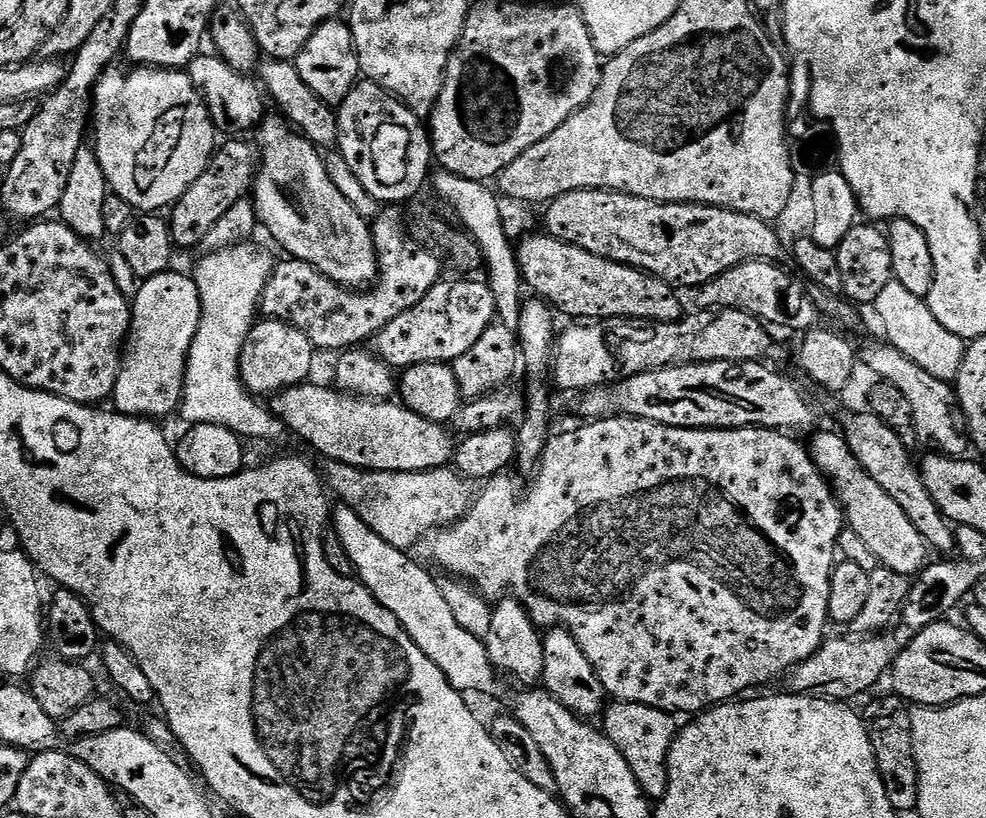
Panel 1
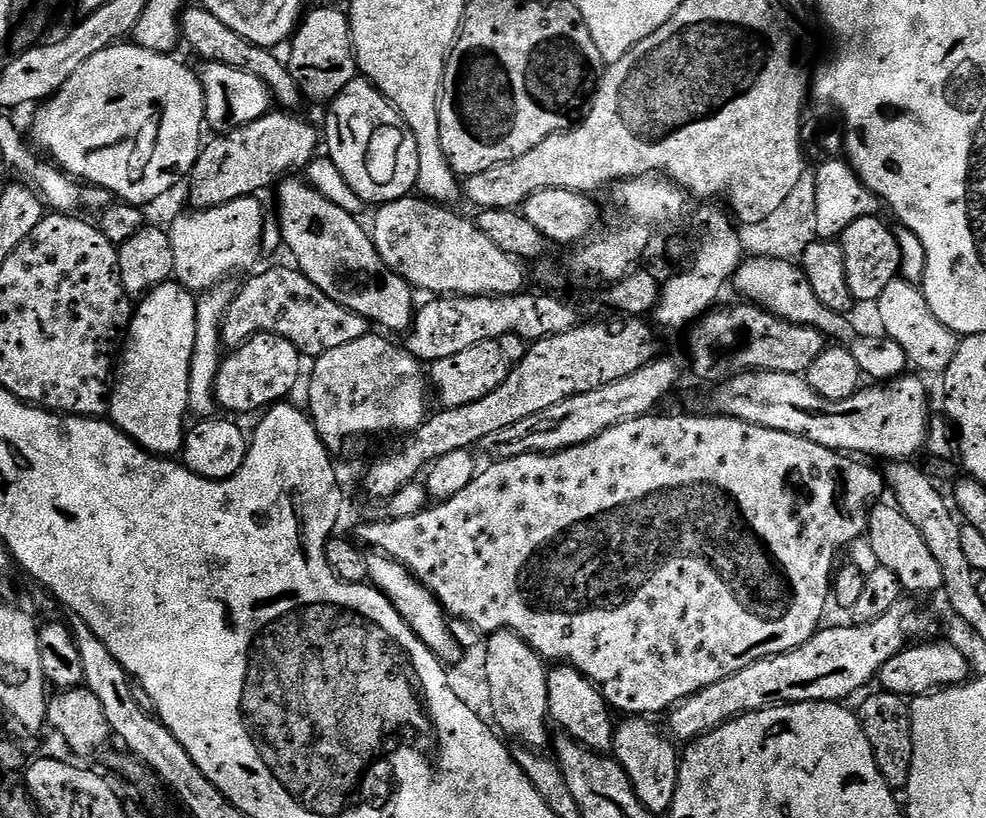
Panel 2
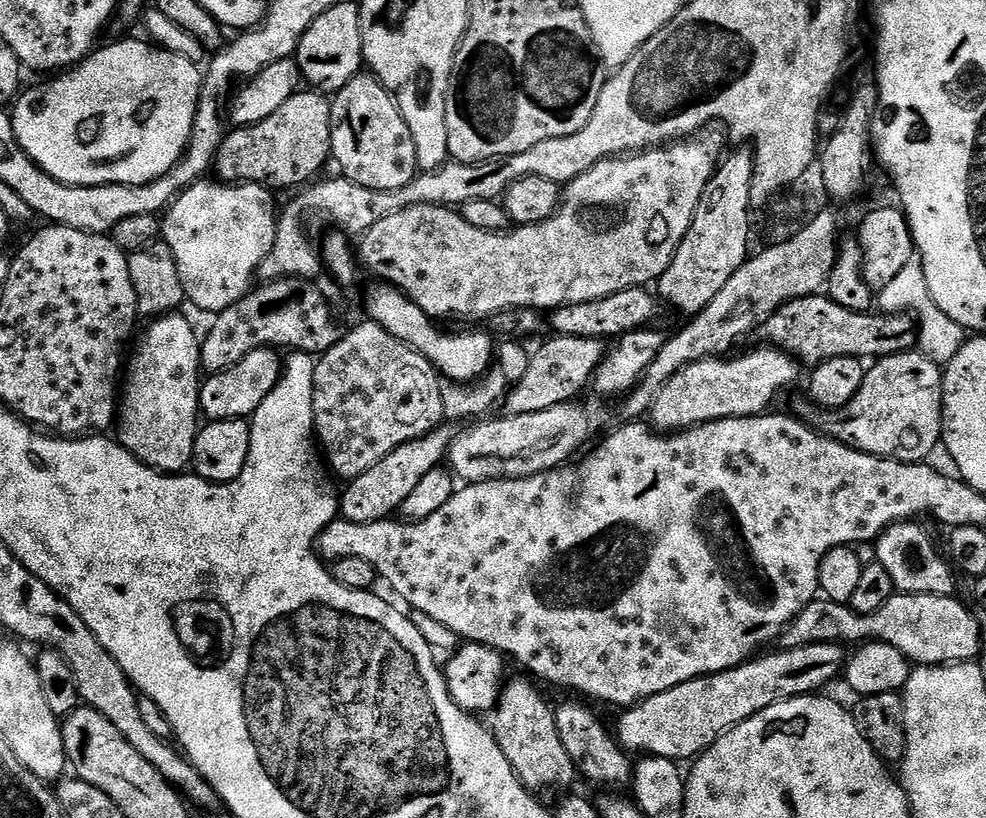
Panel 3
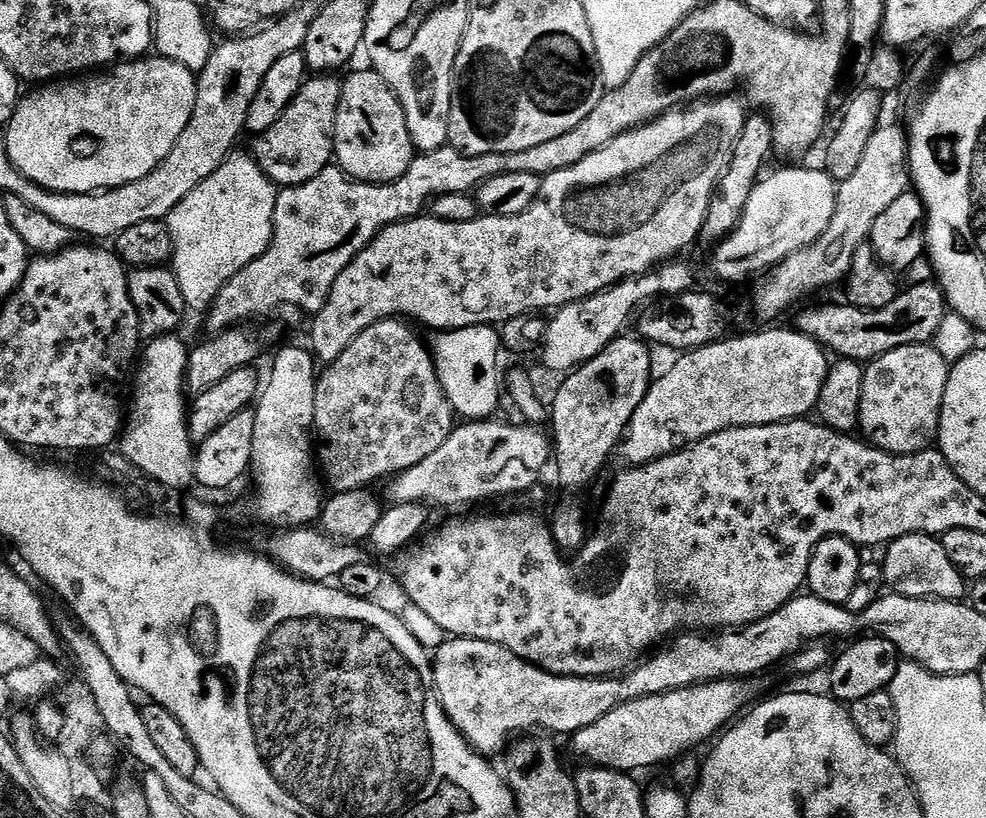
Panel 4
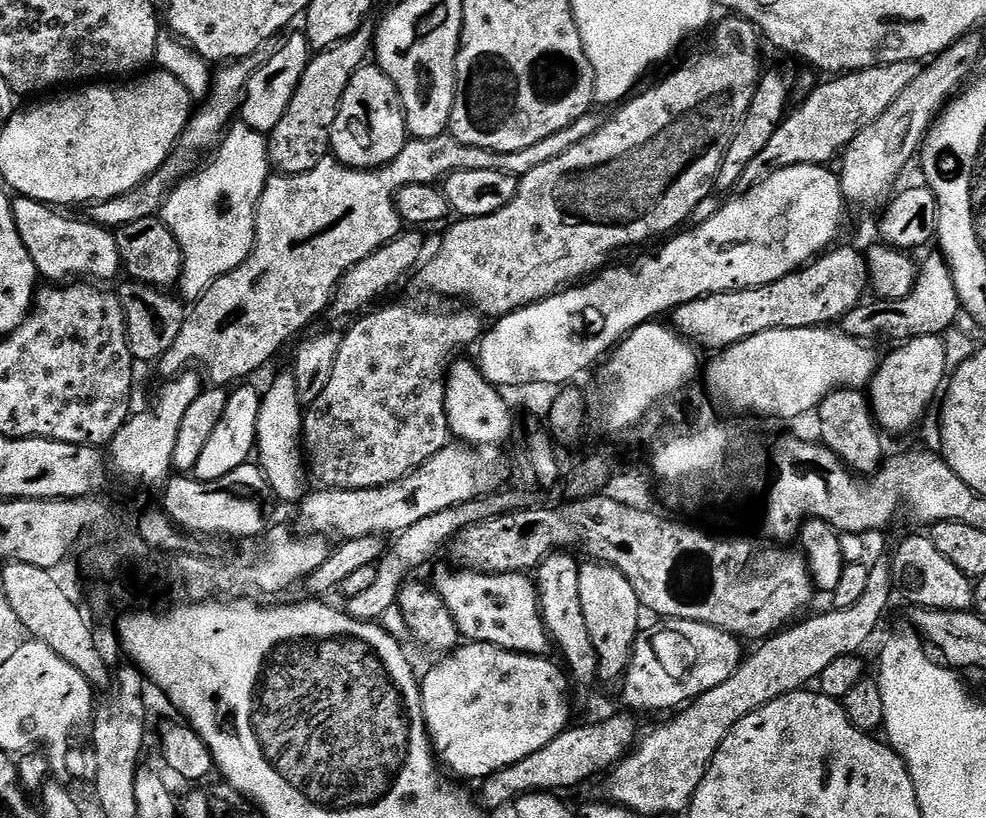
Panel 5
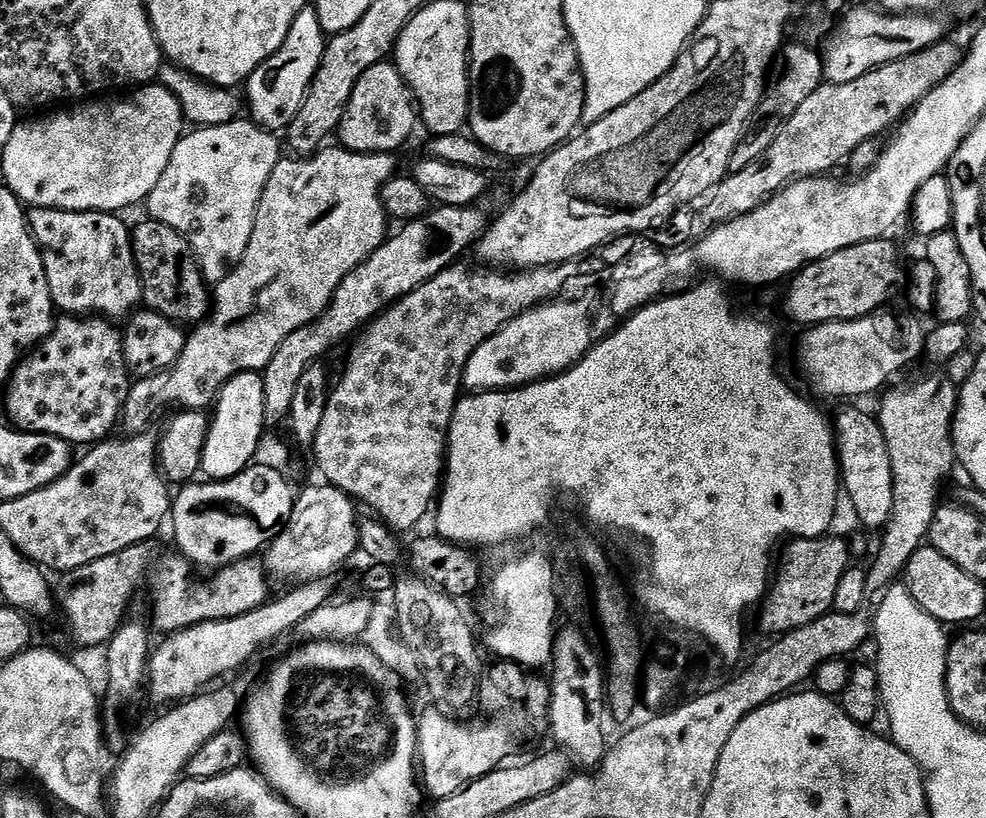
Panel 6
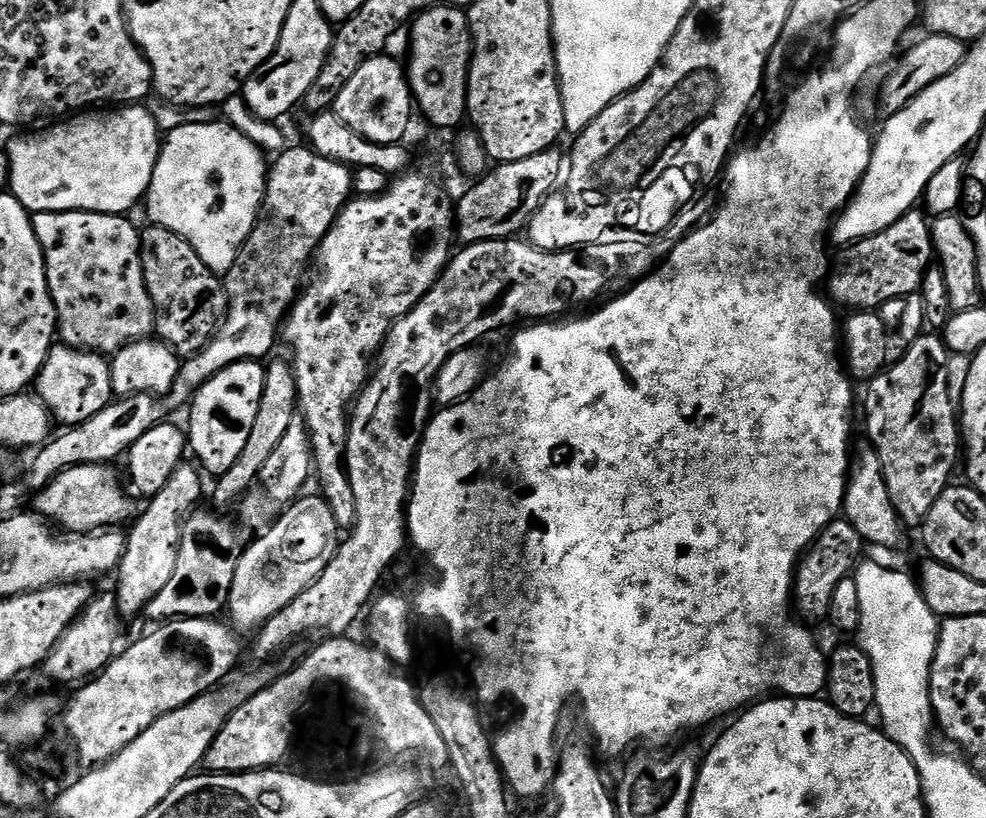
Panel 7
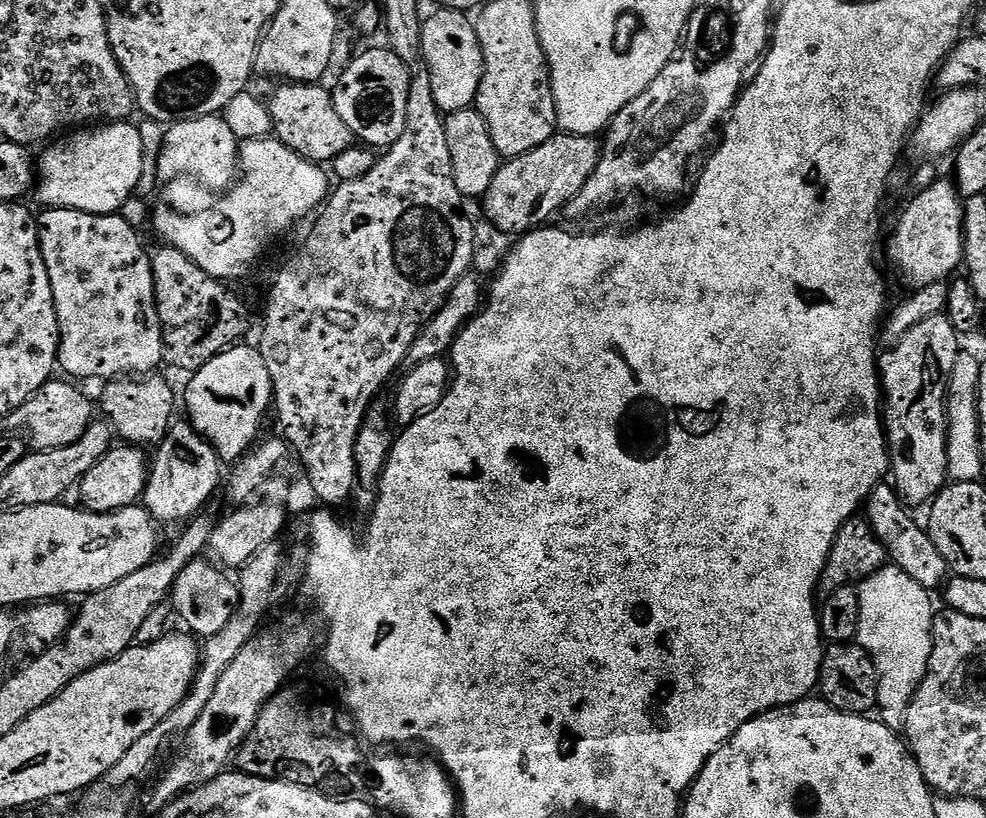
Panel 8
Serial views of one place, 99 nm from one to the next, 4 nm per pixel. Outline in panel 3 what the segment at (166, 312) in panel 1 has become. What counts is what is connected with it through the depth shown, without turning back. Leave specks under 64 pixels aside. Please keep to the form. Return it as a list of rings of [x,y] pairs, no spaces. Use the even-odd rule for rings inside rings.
[[[169,314],[167,316],[157,316],[151,321],[152,324],[144,333],[139,333],[138,339],[135,341],[134,347],[131,349],[130,355],[127,357],[126,375],[122,380],[122,399],[118,404],[118,428],[120,424],[120,436],[118,435],[118,443],[125,448],[130,454],[134,454],[136,460],[142,461],[146,466],[155,468],[156,471],[165,474],[180,474],[185,471],[184,467],[192,464],[192,451],[196,445],[196,434],[198,431],[198,423],[196,419],[201,419],[200,411],[200,385],[202,383],[202,369],[200,366],[200,340],[196,332],[192,329],[192,324],[186,317],[181,314]]]

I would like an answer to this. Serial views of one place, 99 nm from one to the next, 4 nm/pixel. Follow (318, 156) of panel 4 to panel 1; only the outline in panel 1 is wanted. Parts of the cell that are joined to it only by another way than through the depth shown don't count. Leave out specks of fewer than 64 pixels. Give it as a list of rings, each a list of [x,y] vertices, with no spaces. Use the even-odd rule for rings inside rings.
[[[225,139],[225,144],[223,141],[219,145],[216,155],[208,163],[207,170],[200,175],[198,182],[194,182],[194,186],[190,186],[190,190],[186,190],[186,194],[182,194],[180,201],[172,205],[168,229],[172,232],[172,242],[177,249],[196,247],[199,249],[203,245],[206,234],[210,234],[210,230],[214,230],[215,224],[226,215],[226,210],[230,210],[230,206],[234,206],[234,202],[245,199],[253,191],[258,171],[258,148],[255,143],[247,144],[244,140],[247,139]]]

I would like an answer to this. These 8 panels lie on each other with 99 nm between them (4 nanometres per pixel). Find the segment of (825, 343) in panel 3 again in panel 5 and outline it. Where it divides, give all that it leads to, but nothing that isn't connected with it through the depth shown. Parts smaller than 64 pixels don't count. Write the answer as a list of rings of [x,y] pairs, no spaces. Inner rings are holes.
[[[943,255],[928,256],[920,260],[916,273],[916,285],[913,292],[898,301],[880,300],[865,302],[860,307],[850,310],[842,321],[842,331],[855,340],[872,342],[875,336],[889,336],[892,342],[907,342],[919,336],[943,337],[953,327],[952,324],[962,316],[958,290],[954,286],[952,271]]]

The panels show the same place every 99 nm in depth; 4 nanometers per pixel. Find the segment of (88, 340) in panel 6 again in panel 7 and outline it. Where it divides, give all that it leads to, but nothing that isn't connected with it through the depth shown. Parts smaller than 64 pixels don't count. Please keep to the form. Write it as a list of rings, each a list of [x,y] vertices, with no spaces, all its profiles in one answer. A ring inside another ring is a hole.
[[[63,342],[57,343],[36,376],[34,392],[47,406],[57,425],[64,424],[60,426],[65,429],[77,428],[82,422],[94,418],[94,414],[102,414],[102,410],[113,403],[110,363],[101,353],[80,352]]]

